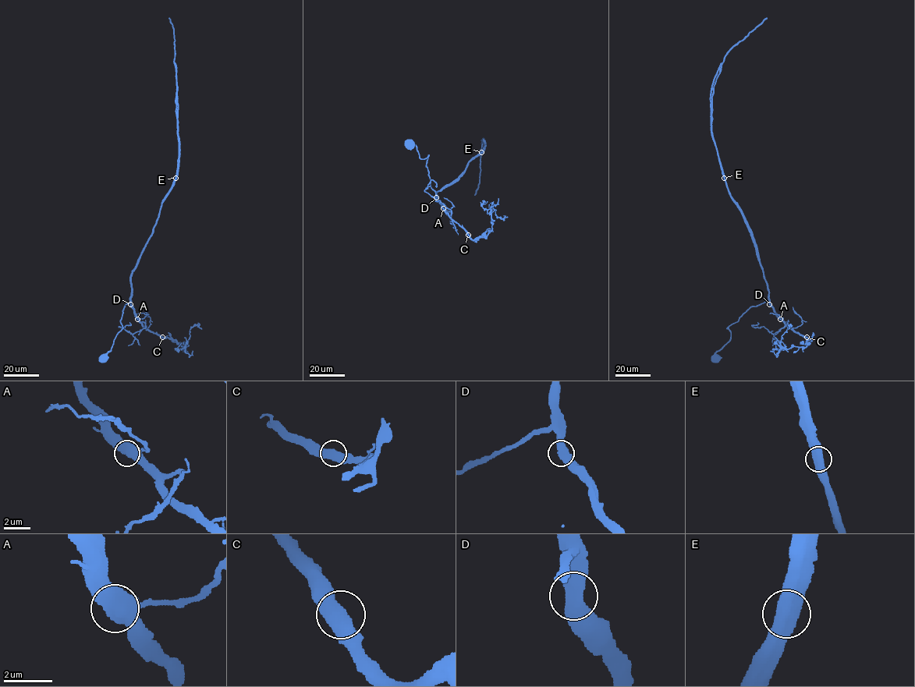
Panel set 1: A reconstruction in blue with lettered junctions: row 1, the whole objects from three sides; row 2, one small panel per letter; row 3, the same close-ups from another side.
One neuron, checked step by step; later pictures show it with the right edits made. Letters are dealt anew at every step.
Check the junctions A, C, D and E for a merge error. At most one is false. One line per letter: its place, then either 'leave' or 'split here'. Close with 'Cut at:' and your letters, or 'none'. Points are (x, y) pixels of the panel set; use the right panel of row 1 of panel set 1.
A: at (780, 319); leave
C: at (806, 337); leave
D: at (769, 304); leave
E: at (724, 178); split here
Cut at: E

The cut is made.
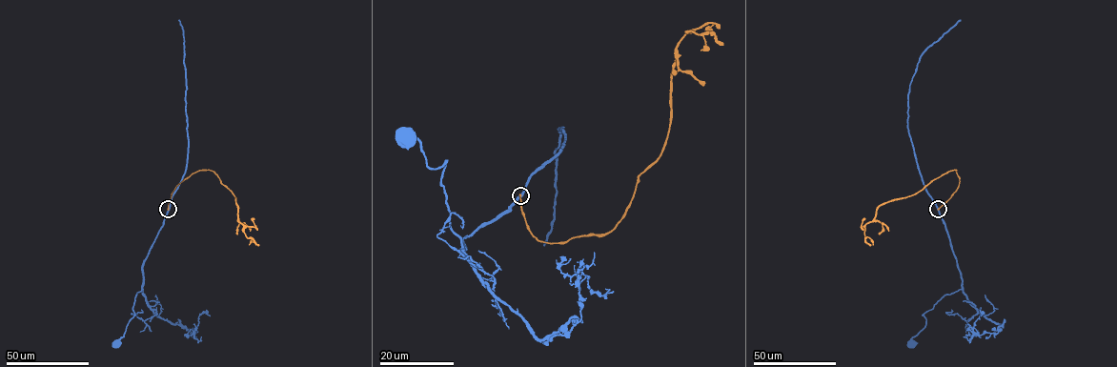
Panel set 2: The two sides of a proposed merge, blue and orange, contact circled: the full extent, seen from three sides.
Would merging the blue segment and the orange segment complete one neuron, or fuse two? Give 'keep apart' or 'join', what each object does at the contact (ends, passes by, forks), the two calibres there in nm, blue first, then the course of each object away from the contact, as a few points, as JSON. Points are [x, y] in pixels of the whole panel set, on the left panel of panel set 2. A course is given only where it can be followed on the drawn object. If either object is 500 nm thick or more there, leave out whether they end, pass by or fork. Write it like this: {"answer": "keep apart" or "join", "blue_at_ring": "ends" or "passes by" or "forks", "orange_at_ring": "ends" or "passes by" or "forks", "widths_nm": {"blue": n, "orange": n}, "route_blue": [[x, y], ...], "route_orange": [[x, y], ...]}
{"answer": "keep apart", "blue_at_ring": "passes by", "orange_at_ring": "ends", "widths_nm": {"blue": 440, "orange": 400}, "route_blue": [[168, 209], [144, 261], [142, 289], [137, 293], [132, 308], [134, 316], [116, 344]], "route_orange": [[168, 209], [171, 194], [184, 179], [198, 171], [213, 171], [235, 197], [243, 233], [258, 245]]}

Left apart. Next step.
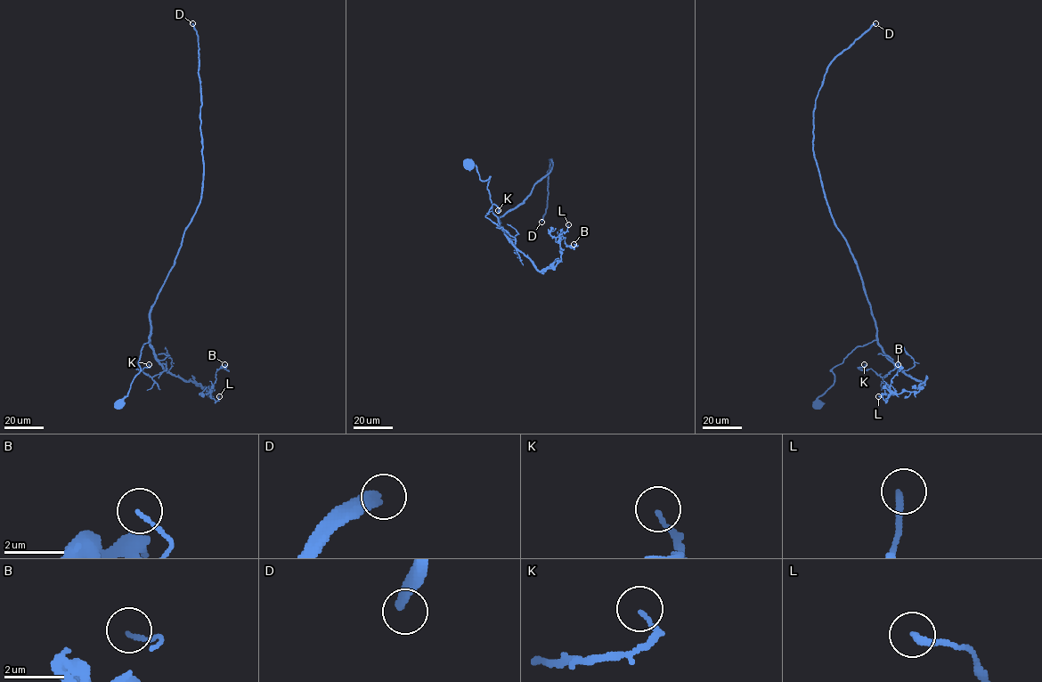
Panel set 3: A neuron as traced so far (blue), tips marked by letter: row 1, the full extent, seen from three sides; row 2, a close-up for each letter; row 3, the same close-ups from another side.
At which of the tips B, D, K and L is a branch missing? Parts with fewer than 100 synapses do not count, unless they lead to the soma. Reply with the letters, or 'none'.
D

